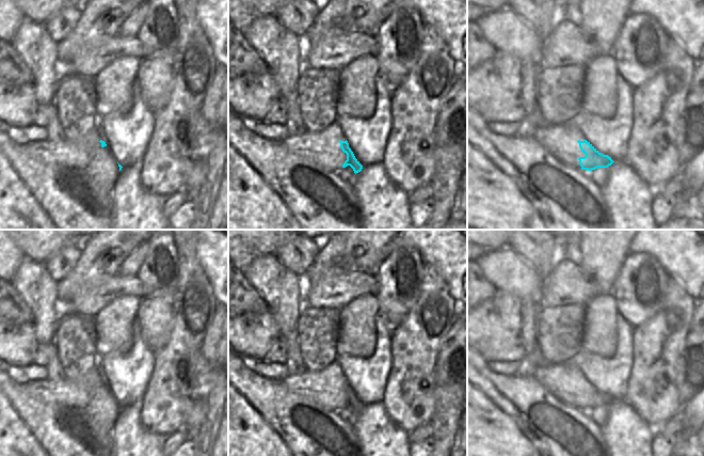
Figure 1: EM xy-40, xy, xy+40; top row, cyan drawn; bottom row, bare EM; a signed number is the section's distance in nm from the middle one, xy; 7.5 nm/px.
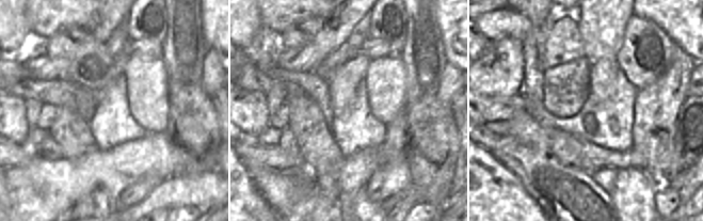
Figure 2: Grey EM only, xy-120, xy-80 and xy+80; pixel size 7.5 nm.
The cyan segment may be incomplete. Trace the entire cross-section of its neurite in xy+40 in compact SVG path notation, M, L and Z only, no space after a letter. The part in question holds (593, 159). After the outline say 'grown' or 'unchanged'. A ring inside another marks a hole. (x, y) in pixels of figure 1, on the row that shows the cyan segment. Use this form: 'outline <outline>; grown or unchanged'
outline M587 140L577 141L582 153L586 154L585 157L579 157L579 164L581 170L592 171L597 168L608 168L614 161L608 155L599 153L590 142Z; unchanged

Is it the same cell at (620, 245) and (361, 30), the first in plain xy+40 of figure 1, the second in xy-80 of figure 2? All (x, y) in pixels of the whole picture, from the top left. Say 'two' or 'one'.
two

